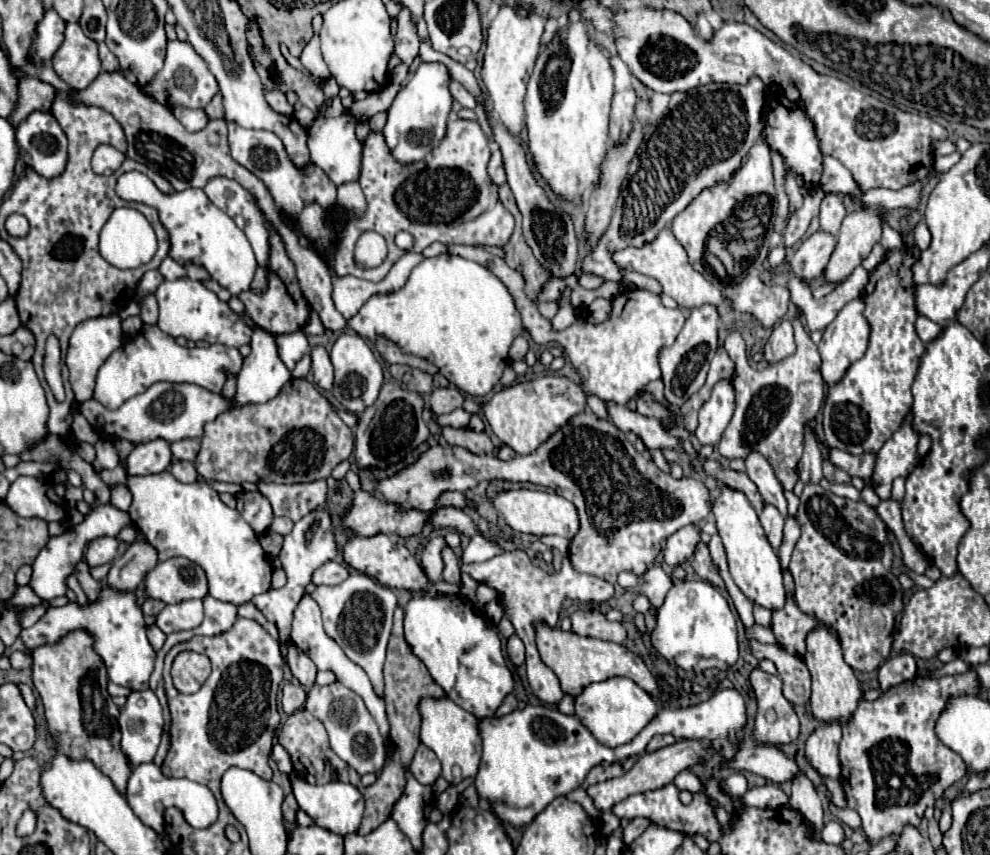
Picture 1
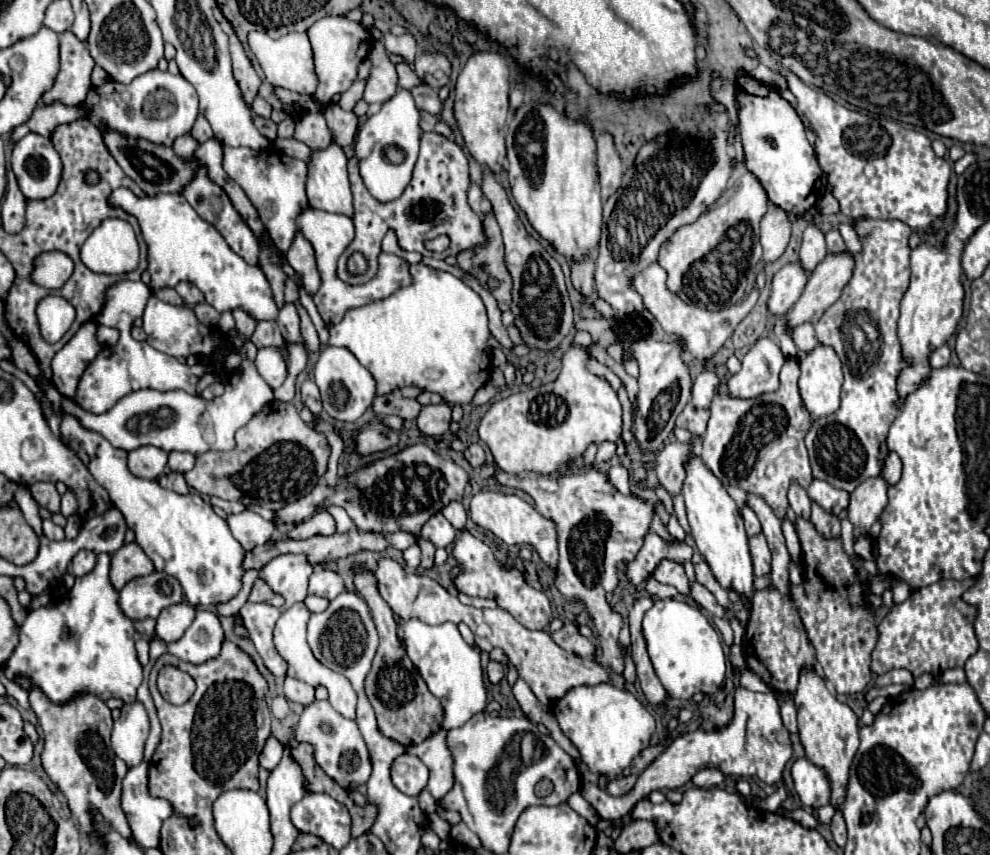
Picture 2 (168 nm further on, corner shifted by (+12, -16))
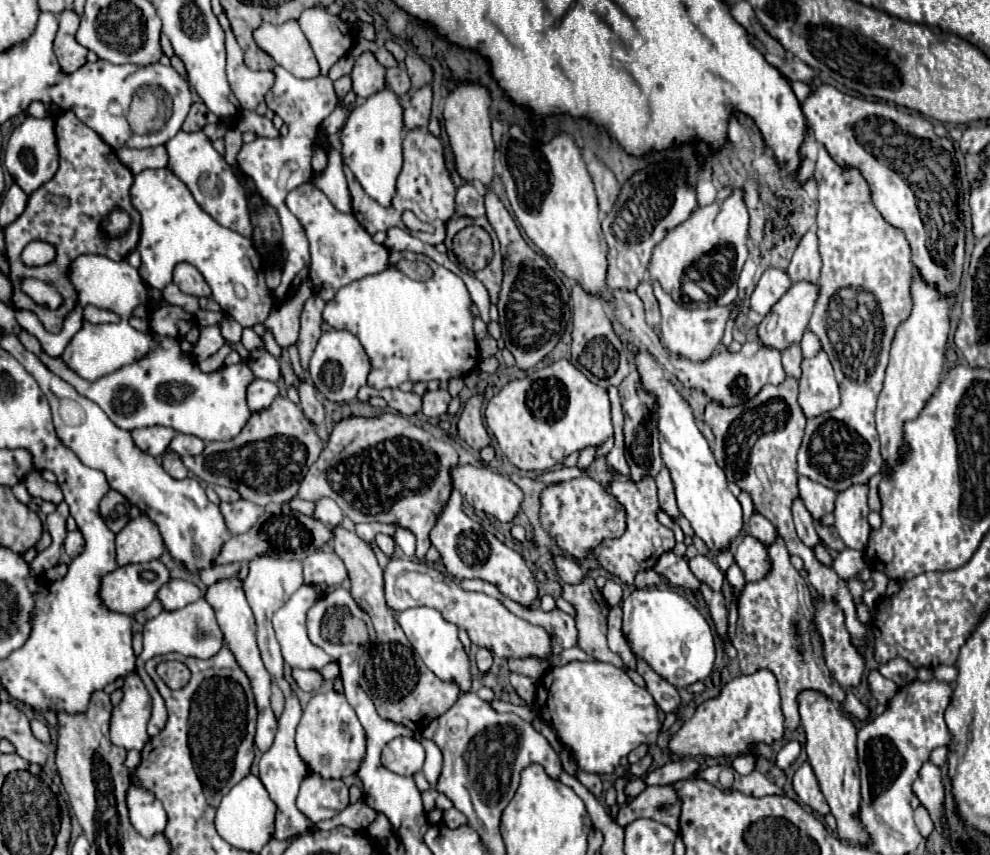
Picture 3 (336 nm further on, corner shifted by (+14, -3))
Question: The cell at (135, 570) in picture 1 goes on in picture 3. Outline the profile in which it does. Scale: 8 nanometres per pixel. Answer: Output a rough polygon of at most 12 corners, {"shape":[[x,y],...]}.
{"shape":[[146,515],[116,535],[118,565],[147,563],[164,553]]}

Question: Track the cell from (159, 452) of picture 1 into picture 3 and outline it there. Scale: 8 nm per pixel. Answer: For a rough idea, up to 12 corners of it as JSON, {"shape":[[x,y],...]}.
{"shape":[[132,431],[136,447],[152,457],[166,453],[176,431]]}

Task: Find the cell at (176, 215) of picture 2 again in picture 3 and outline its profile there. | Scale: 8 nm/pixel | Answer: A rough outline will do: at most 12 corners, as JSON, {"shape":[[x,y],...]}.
{"shape":[[170,169],[138,173],[138,271],[204,275],[242,327],[274,309],[252,239],[218,225]]}

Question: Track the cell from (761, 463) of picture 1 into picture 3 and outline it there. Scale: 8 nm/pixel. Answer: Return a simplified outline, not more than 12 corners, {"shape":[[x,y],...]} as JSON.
{"shape":[[780,535],[738,597],[742,673],[776,675],[786,727],[798,693],[832,701],[812,593]]}

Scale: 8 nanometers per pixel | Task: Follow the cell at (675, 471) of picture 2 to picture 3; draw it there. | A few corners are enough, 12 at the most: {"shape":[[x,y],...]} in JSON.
{"shape":[[668,469],[656,475],[660,507],[678,517],[676,495]]}

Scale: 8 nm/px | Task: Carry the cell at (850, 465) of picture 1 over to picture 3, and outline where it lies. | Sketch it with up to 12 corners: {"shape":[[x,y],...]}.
{"shape":[[800,477],[798,491],[814,519],[834,511],[838,493]]}

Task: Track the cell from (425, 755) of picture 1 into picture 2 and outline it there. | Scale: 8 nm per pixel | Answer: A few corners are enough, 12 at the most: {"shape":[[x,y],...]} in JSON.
{"shape":[[402,754],[390,776],[408,796],[428,784],[428,768],[420,758]]}

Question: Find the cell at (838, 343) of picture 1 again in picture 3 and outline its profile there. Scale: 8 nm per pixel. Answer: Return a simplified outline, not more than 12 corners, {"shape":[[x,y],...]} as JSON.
{"shape":[[824,349],[802,361],[798,403],[806,417],[840,405]]}

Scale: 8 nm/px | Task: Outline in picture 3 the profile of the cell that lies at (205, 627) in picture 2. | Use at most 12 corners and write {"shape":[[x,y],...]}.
{"shape":[[204,597],[146,621],[136,673],[152,697],[148,735],[164,729],[164,699],[144,663],[170,651],[208,659],[224,643]]}

